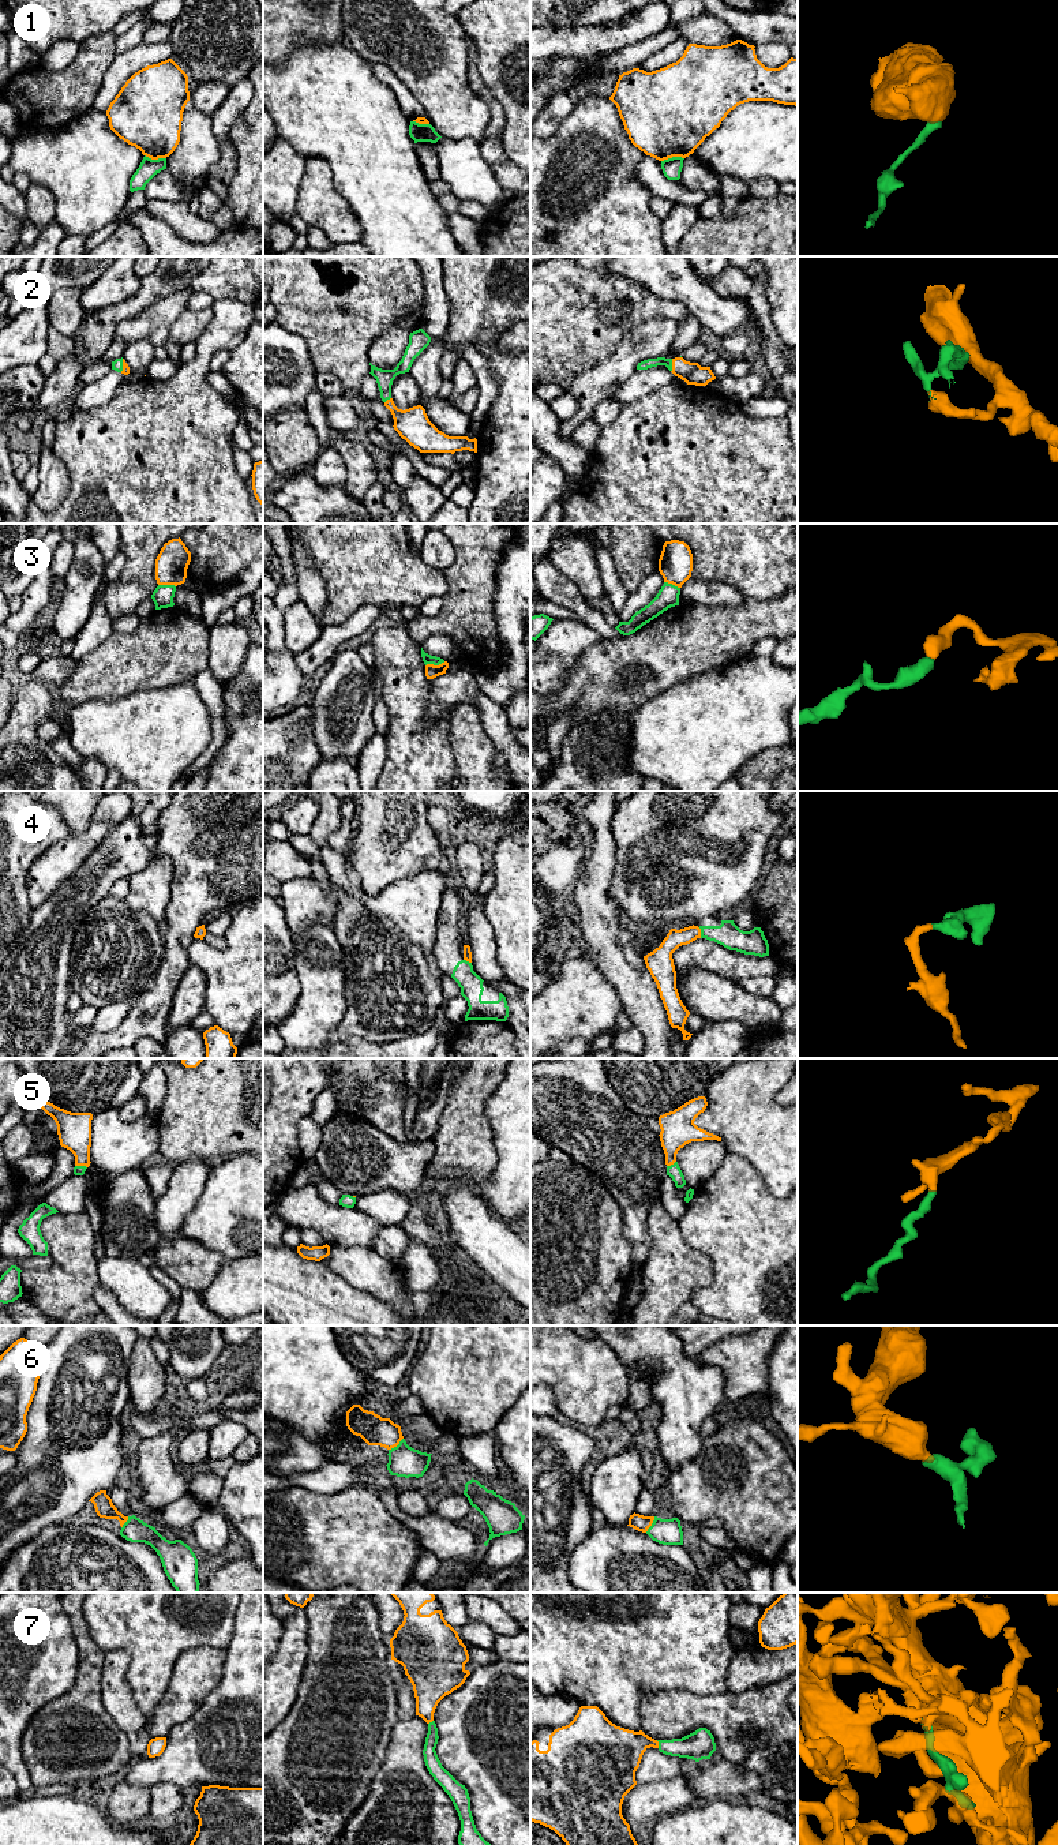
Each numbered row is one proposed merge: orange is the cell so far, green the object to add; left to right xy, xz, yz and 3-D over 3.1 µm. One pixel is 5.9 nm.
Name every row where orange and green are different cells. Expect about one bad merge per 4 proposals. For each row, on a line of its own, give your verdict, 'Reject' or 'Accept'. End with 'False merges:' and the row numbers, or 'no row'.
1: Reject
2: Accept
3: Reject
4: Reject
5: Accept
6: Accept
7: Accept
False merges: 1, 3, 4

